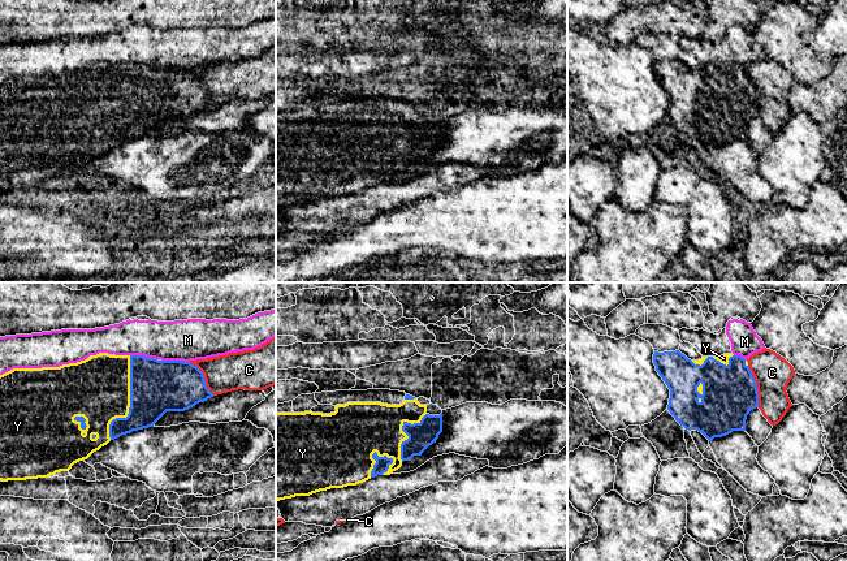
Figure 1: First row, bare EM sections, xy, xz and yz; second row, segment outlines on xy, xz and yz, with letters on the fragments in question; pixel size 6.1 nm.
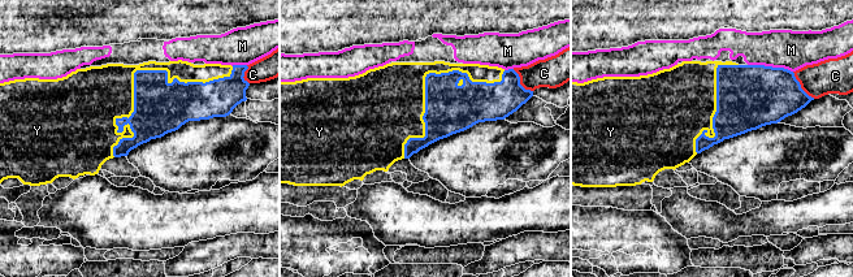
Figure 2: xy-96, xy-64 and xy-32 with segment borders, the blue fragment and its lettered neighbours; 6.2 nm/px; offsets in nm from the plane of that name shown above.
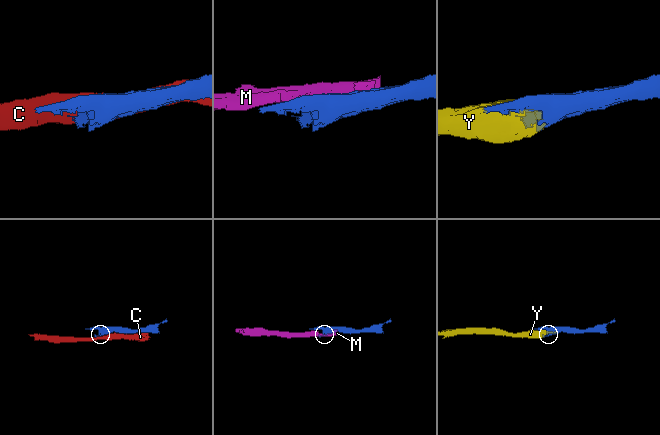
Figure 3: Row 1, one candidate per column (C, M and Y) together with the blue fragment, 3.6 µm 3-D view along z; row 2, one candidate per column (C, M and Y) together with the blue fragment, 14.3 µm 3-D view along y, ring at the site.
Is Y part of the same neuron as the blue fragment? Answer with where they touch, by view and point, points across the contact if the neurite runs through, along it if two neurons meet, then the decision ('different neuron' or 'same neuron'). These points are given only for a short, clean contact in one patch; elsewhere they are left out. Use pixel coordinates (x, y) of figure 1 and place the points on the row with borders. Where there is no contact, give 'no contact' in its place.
meets blue in xy at (130, 402); same neuron

